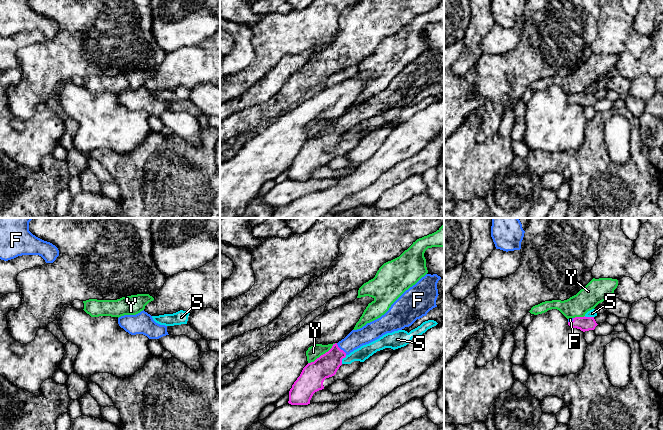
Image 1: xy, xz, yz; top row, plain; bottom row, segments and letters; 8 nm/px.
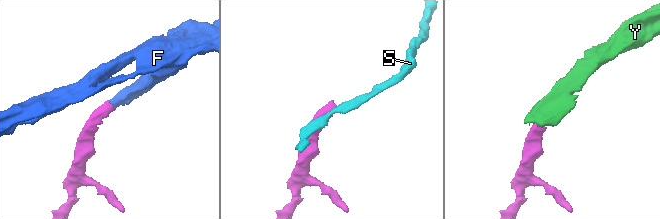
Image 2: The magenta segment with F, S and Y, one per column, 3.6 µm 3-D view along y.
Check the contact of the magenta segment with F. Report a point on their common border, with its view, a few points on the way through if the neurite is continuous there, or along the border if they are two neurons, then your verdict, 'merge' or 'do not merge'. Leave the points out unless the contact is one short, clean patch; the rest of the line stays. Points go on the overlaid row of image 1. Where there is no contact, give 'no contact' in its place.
contact xz (340, 349); way xz (325, 366), (340, 349), (355, 339); merge

